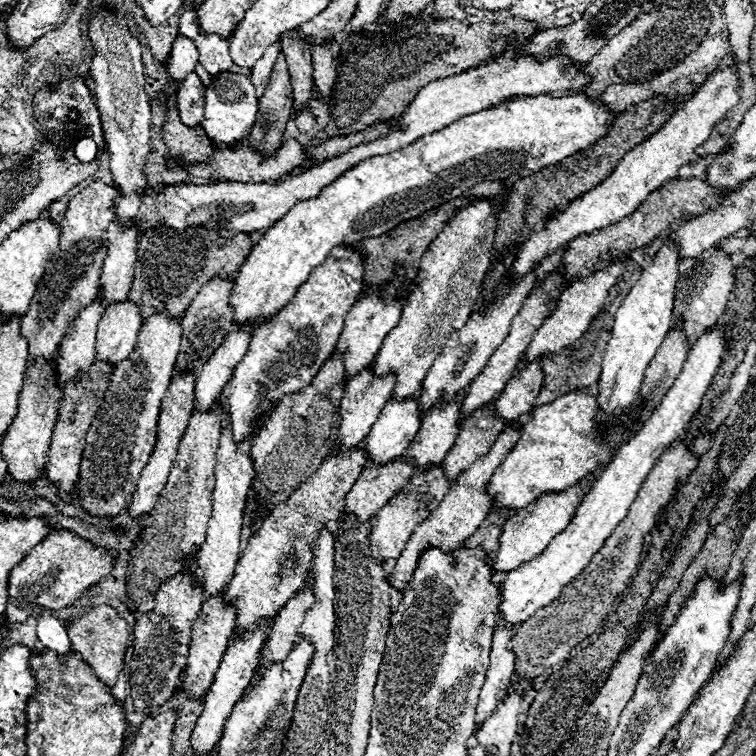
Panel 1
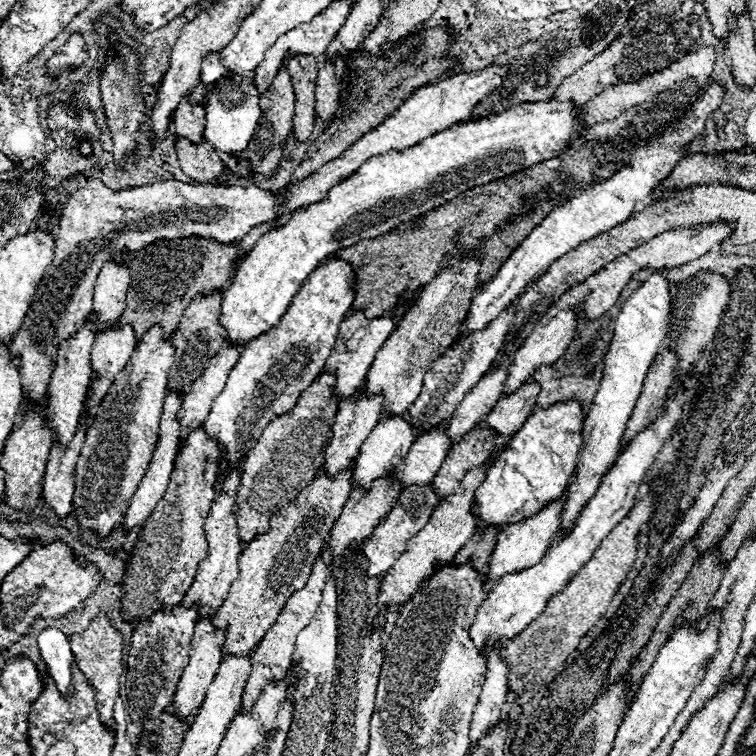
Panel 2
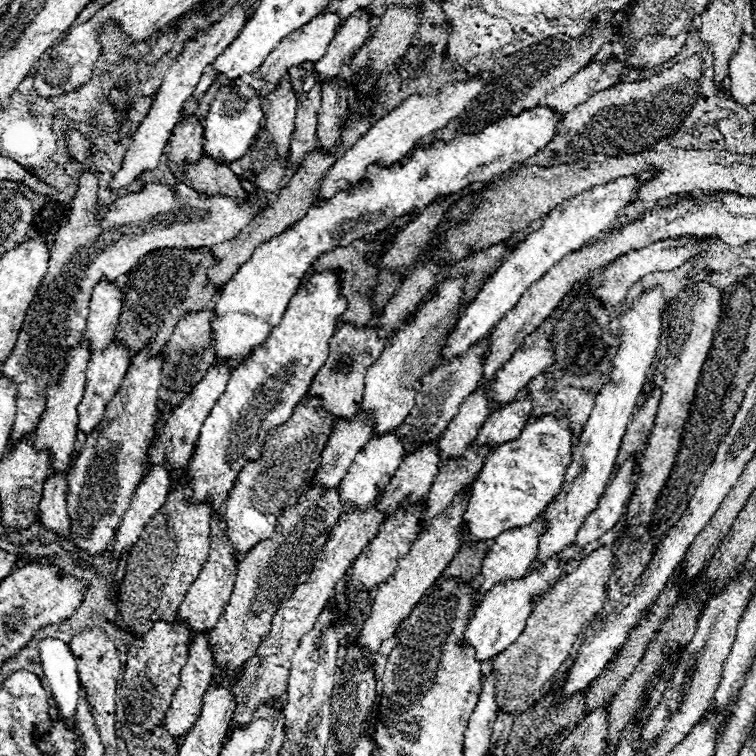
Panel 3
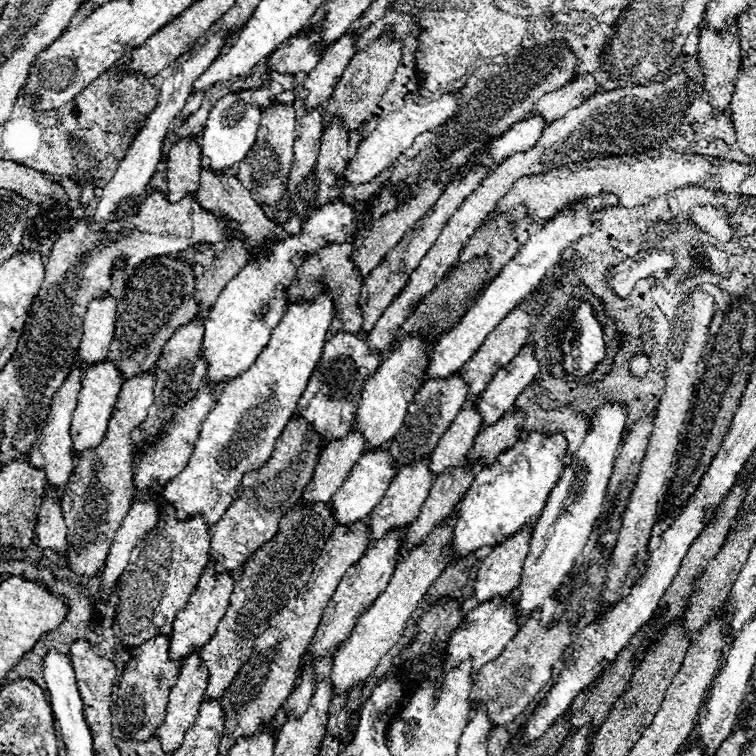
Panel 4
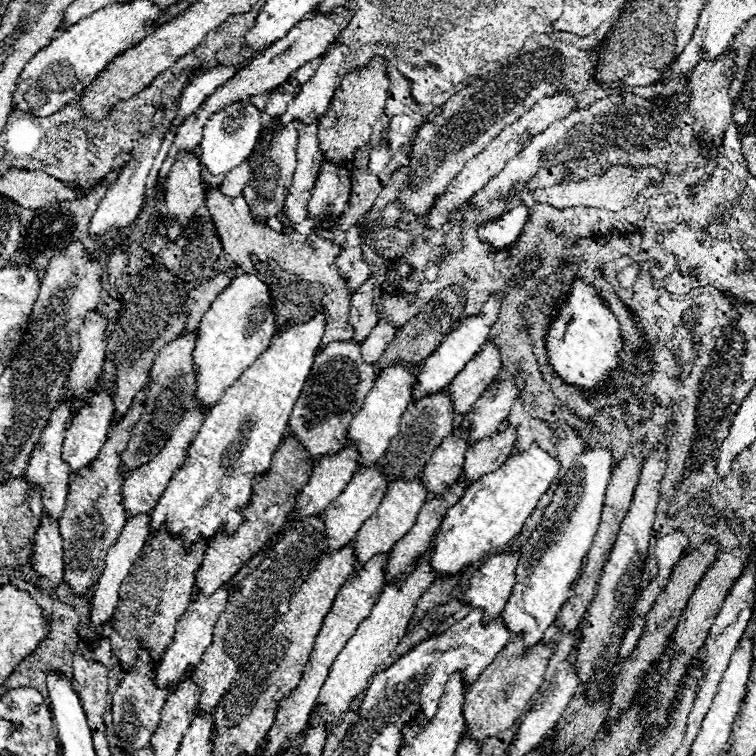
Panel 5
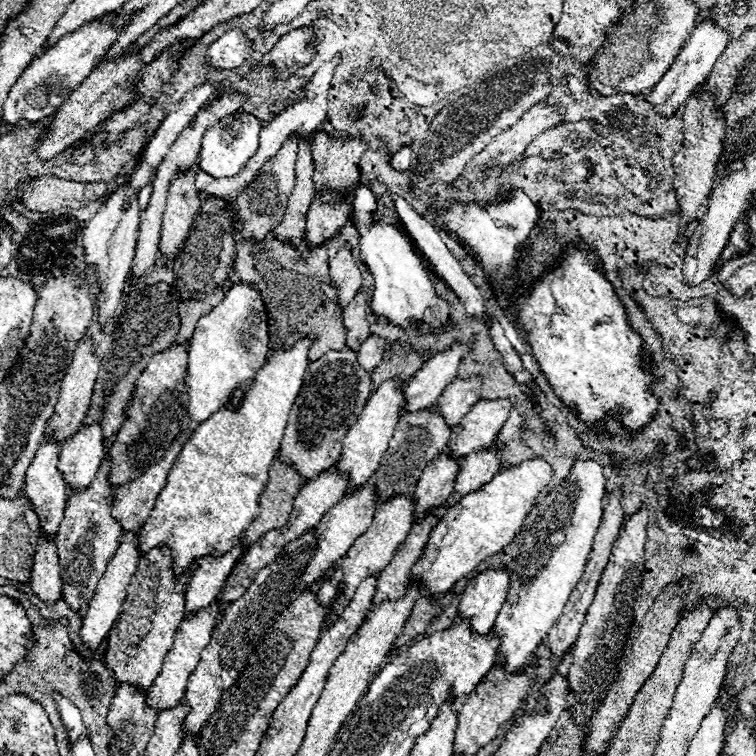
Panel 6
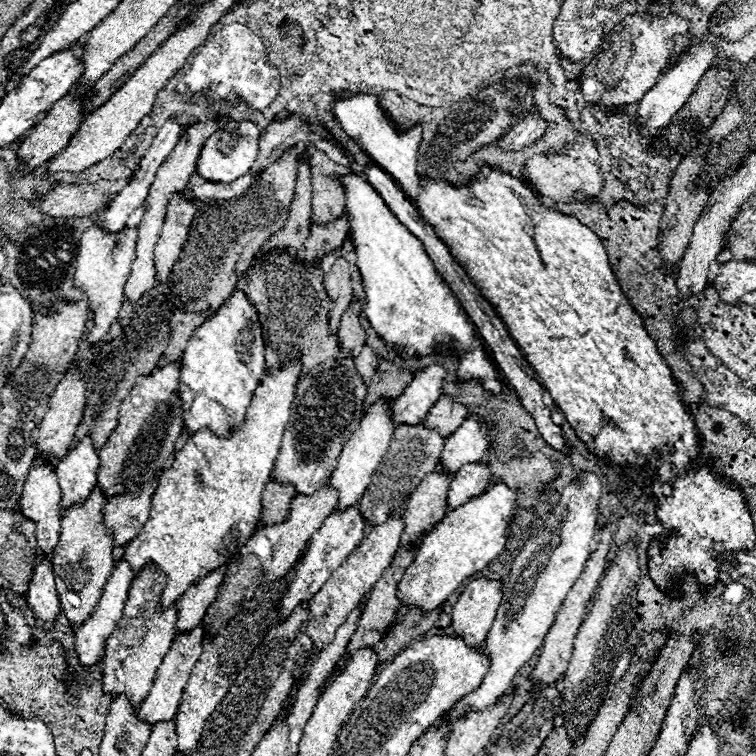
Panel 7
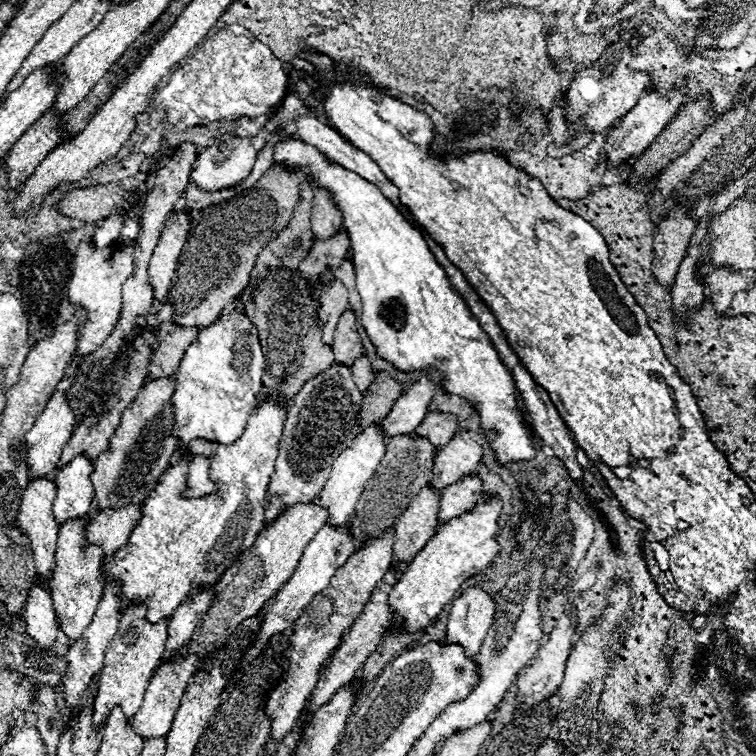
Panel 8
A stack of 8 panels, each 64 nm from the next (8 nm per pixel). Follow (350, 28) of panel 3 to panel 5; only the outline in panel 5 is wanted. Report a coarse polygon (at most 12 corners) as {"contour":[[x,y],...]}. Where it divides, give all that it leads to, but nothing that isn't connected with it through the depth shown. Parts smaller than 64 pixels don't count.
{"contour":[[348,46],[322,56],[314,76],[282,114],[310,124],[328,110]]}

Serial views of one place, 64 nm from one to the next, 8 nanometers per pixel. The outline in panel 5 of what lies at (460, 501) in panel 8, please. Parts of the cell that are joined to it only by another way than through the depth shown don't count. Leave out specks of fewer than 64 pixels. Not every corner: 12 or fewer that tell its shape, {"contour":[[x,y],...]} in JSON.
{"contour":[[506,426],[474,442],[462,474],[468,484],[500,468],[516,442],[516,428]]}

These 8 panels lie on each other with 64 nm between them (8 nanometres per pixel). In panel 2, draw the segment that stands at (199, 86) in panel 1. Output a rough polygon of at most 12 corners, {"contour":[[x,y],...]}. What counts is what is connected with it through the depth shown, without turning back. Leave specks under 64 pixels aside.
{"contour":[[182,96],[174,114],[176,132],[192,142],[204,132],[204,104]]}

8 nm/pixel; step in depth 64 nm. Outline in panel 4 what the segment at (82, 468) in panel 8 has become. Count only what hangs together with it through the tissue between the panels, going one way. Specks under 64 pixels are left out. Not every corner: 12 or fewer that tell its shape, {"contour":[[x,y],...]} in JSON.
{"contour":[[88,368],[74,410],[74,454],[102,440],[122,372]]}

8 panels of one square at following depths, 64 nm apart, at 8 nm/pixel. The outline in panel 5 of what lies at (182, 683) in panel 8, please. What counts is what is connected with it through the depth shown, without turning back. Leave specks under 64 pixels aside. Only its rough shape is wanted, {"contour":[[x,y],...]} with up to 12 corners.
{"contour":[[228,582],[180,616],[156,674],[174,690],[212,642]]}

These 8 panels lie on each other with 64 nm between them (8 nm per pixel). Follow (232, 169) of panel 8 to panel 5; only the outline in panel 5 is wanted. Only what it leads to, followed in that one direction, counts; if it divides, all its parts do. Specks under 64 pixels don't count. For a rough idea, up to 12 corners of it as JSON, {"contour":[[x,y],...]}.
{"contour":[[250,98],[204,126],[200,164],[214,176],[256,148],[262,118]]}

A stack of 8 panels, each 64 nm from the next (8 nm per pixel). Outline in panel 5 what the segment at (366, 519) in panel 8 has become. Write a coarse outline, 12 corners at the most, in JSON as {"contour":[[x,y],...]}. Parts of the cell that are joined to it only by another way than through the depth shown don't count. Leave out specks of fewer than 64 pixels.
{"contour":[[448,388],[410,402],[384,454],[388,482],[414,478],[452,432]]}

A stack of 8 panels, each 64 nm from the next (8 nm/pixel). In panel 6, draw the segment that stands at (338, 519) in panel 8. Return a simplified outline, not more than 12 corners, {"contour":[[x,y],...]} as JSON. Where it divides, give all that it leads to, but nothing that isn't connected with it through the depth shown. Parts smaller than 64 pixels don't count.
{"contour":[[390,378],[368,398],[344,438],[350,488],[376,472],[402,412]]}

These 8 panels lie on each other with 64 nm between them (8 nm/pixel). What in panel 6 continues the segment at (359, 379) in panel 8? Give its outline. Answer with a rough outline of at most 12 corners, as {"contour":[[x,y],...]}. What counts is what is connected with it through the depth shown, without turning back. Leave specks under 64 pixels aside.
{"contour":[[374,336],[358,350],[360,366],[368,372],[378,366],[386,340]]}

